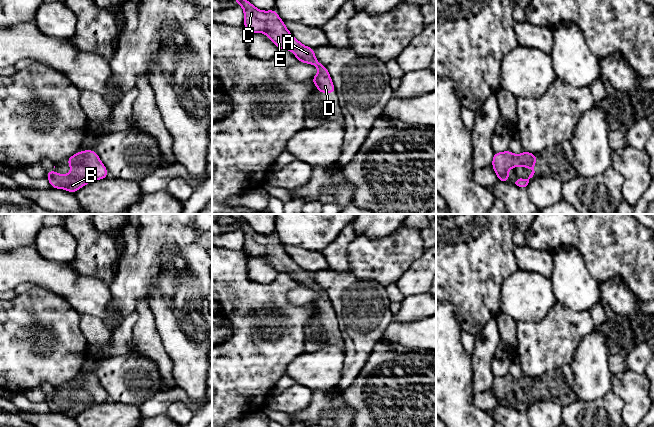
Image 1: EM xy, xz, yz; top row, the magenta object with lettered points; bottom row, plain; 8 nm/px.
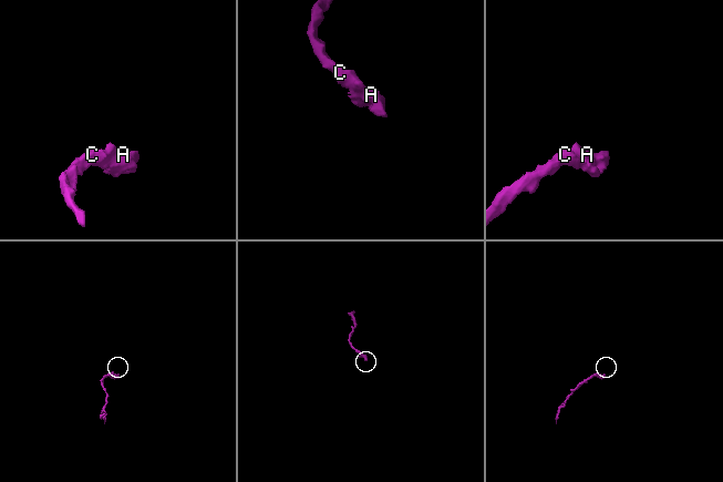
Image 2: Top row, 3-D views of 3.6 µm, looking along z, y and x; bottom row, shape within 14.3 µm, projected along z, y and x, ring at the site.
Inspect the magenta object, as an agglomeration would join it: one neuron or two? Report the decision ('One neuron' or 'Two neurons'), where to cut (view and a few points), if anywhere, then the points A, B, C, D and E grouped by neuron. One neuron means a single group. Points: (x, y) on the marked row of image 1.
One neuron. No split. Groups: A B C D E

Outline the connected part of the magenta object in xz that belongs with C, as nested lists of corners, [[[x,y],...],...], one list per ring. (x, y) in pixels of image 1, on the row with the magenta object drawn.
[[[233,0],[244,10],[244,27],[249,33],[262,32],[269,37],[278,49],[288,49],[301,63],[313,64],[319,72],[312,82],[320,93],[336,93],[327,68],[315,58],[314,48],[300,43],[286,28],[276,10],[261,11],[248,0]]]

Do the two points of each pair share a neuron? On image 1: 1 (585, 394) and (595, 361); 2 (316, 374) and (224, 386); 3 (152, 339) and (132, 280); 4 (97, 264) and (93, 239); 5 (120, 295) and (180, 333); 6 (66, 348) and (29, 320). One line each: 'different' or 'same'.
1: same
2: different
3: different
4: same
5: different
6: same

